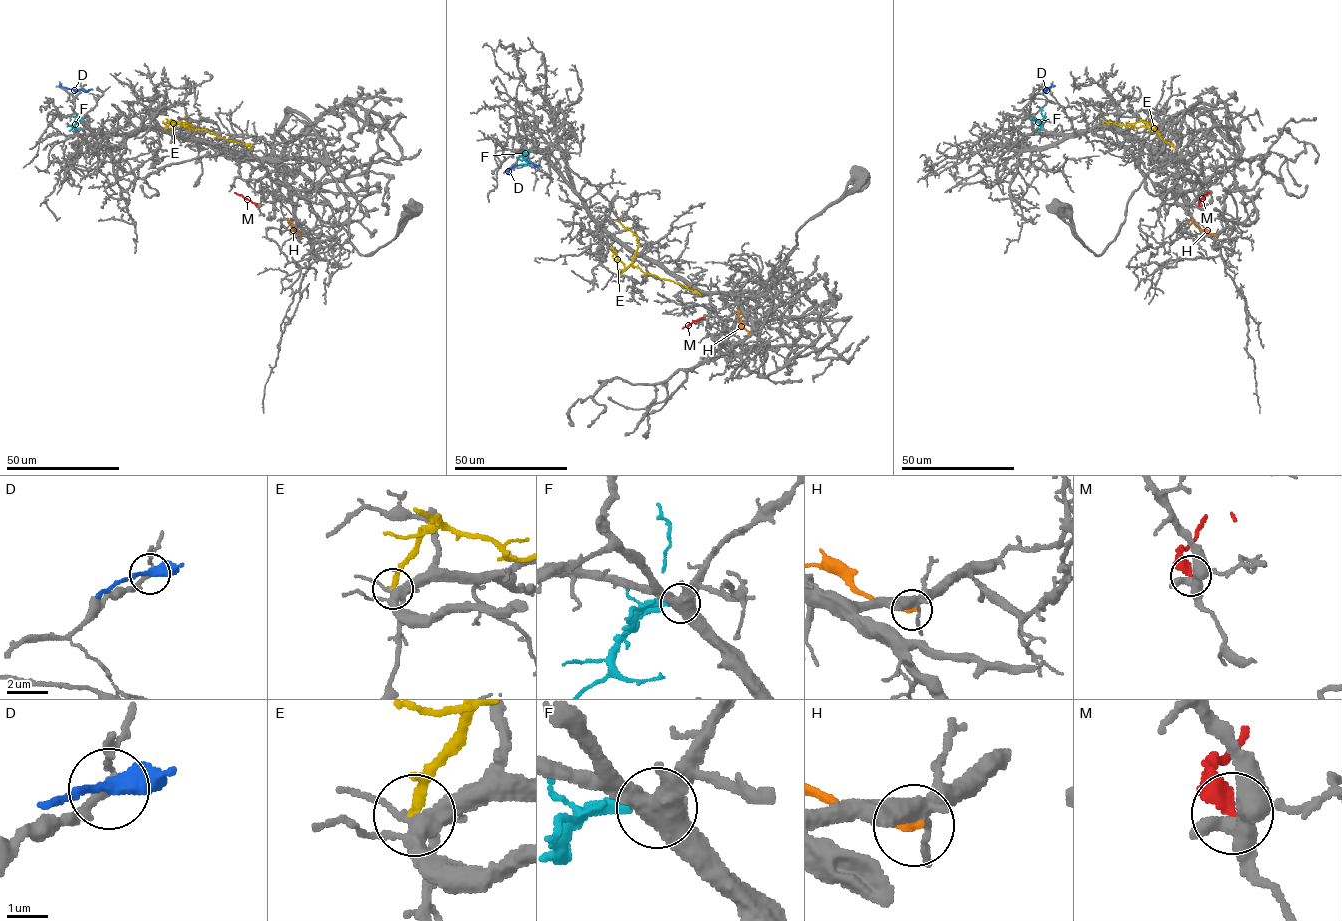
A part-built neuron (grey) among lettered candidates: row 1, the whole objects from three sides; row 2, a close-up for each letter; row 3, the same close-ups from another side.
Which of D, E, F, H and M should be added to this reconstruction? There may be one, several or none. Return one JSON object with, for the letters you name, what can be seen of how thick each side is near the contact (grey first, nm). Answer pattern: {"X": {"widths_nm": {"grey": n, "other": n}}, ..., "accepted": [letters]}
{"F": {"widths_nm": {"grey": 440, "other": 320}}, "accepted": ["F"]}

